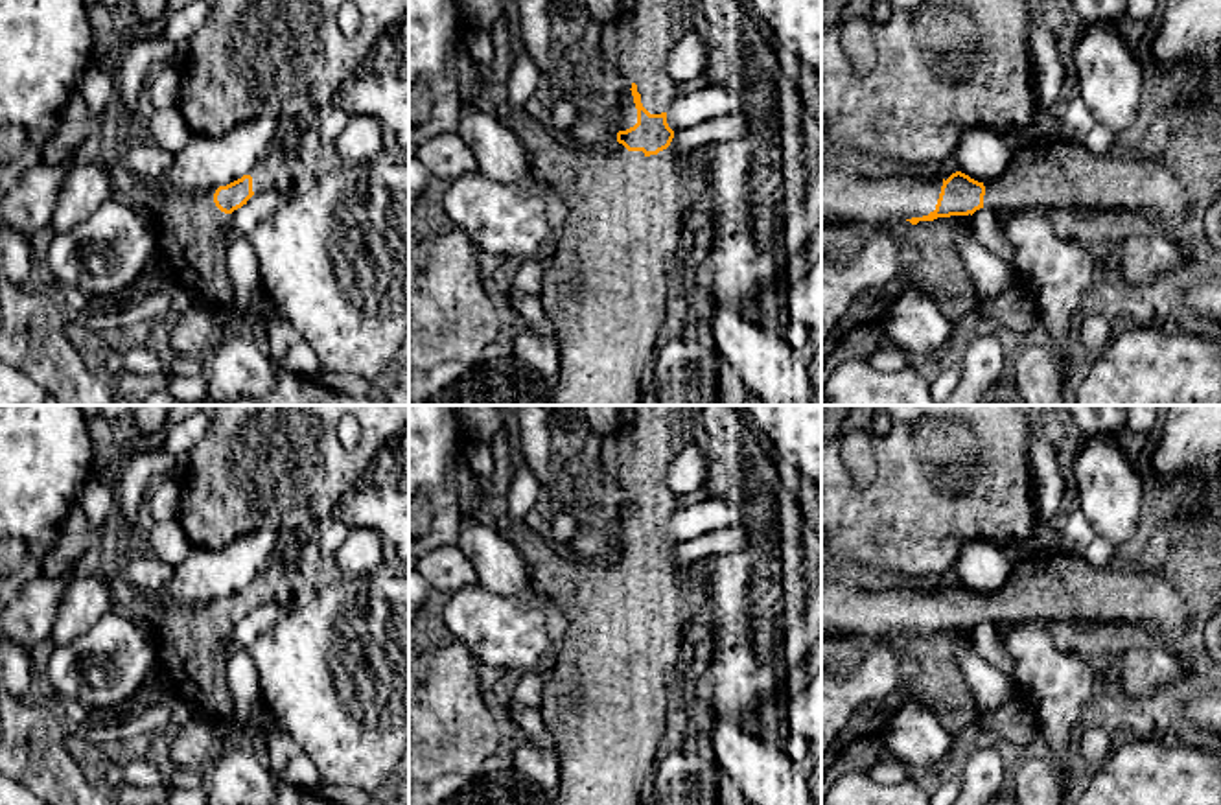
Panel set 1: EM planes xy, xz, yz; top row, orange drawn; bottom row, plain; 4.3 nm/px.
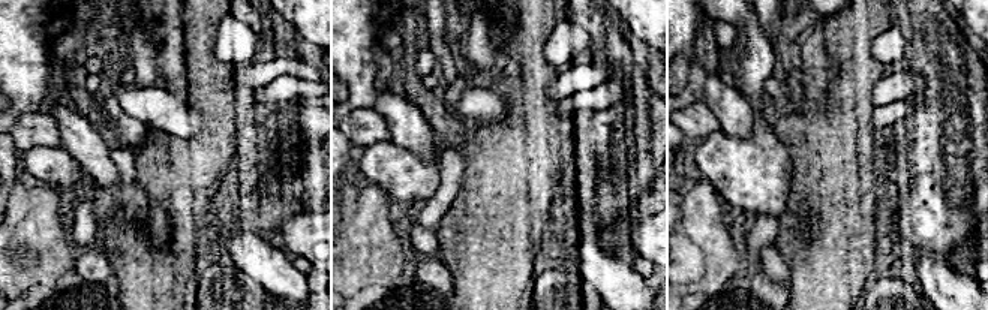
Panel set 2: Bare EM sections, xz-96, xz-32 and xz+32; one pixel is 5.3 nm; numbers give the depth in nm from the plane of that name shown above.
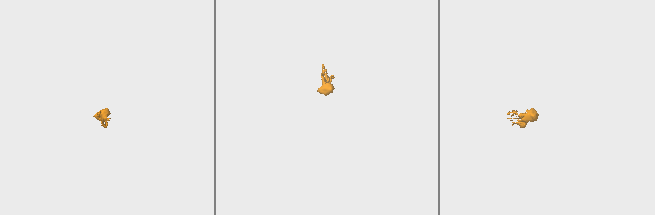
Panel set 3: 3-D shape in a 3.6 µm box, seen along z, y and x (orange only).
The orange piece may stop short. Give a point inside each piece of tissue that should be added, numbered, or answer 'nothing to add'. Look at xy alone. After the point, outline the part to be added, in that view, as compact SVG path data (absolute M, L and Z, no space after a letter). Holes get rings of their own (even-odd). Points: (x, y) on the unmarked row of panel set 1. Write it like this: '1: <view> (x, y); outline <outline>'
1: xy (277, 584); outline M282 556L276 558L271 567L249 588L252 589L254 608L271 602L284 606L293 604L297 580L291 573L289 560Z
2: xy (192, 641); outline M125 577L109 578L112 612L133 621L151 621L158 632L158 665L175 680L177 696L210 722L236 718L234 704L227 691L227 626L214 615L217 601L208 604L158 604L153 593L133 586Z

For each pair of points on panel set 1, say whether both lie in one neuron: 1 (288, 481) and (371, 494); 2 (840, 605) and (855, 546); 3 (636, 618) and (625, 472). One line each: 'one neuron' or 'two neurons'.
1: two neurons
2: two neurons
3: one neuron

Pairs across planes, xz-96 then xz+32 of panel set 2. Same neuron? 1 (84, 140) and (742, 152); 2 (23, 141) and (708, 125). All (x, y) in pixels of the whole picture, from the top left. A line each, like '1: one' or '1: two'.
1: two
2: one

